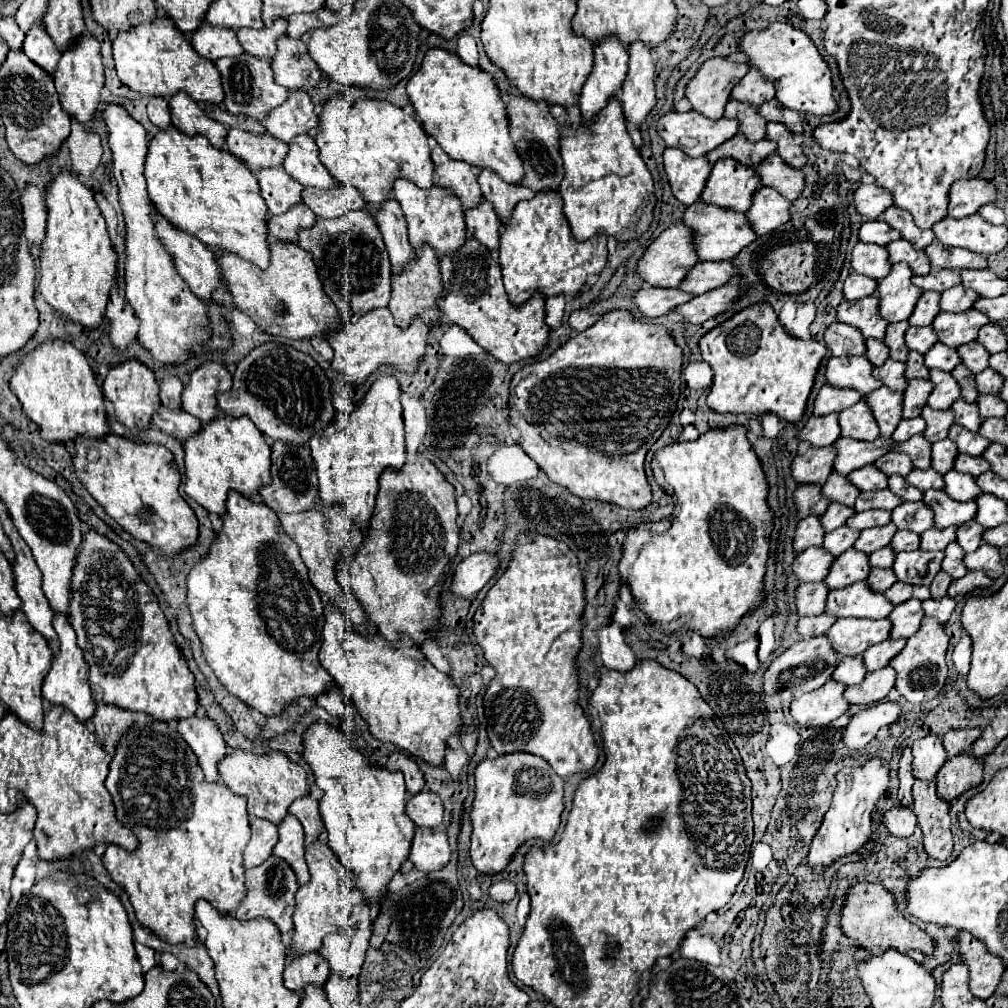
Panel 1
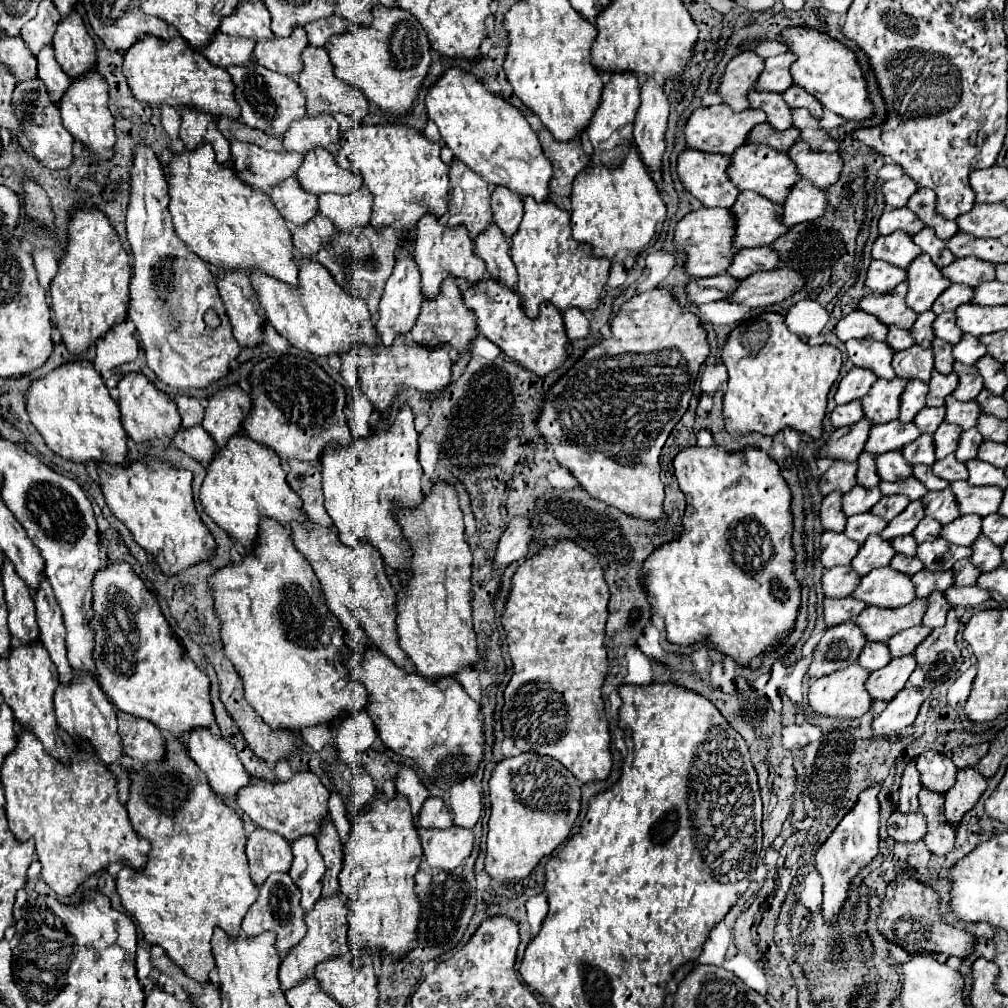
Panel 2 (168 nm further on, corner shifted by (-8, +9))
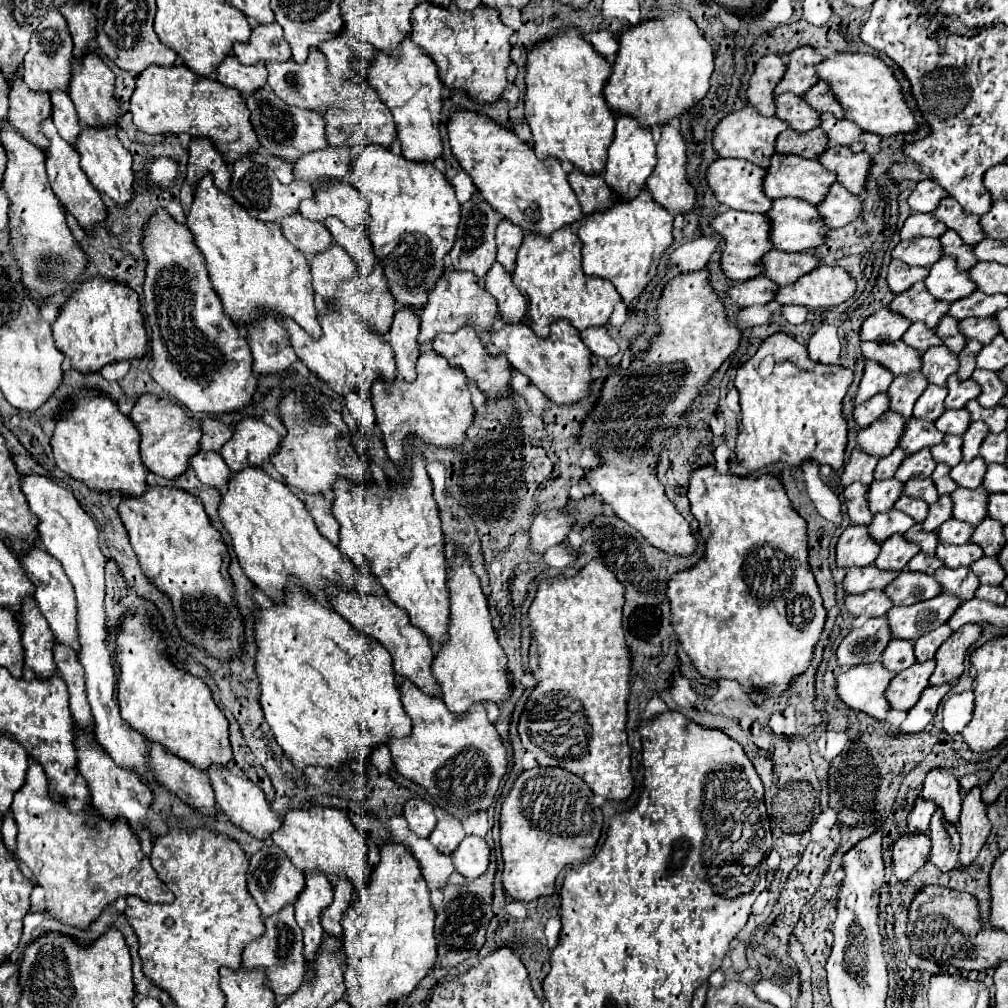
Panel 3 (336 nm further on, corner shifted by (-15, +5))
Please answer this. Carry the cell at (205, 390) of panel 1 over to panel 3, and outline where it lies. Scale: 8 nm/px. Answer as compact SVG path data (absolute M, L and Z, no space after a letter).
M242 418L236 422L232 438L222 446L220 454L232 472L248 466L262 466L278 448L280 436L262 418Z

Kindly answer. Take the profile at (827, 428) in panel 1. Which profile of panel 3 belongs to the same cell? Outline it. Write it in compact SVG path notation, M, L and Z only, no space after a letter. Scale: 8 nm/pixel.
M876 394L868 398L866 402L858 404L852 412L852 418L860 428L864 428L864 426L870 426L874 420L878 420L886 410L888 410L888 396Z

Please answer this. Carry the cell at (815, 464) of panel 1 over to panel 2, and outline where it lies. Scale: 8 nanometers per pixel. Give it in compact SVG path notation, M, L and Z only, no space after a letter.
M861 418L857 424L837 428L819 452L819 458L857 462L859 454L865 450L865 442L869 438L871 428L873 422L869 422L869 418Z

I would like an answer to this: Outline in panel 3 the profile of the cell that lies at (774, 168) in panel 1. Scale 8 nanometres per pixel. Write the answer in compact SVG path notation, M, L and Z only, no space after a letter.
M828 146L824 154L816 156L818 162L822 162L824 168L836 174L836 180L852 194L860 194L864 190L870 156L866 152L850 152L848 146Z

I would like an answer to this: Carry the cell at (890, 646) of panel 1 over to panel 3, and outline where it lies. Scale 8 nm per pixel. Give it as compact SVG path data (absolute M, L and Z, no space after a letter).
M942 624L940 628L936 628L936 630L932 630L932 632L924 634L924 636L920 636L920 638L914 642L916 662L932 660L934 654L936 654L936 650L938 650L938 646L940 646L950 634L952 634L952 630L950 630L946 624Z

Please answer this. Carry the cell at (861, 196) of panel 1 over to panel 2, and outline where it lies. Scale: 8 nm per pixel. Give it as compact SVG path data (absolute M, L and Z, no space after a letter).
M903 176L899 180L889 180L883 184L883 194L885 194L885 204L887 208L903 208L907 206L909 198L919 190L919 186L909 178Z

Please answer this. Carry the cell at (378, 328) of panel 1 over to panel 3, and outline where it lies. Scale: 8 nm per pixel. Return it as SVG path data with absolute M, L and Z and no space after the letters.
M422 352L418 356L416 380L412 382L404 382L404 378L384 382L378 378L372 386L372 406L386 452L400 466L404 462L404 444L408 438L422 438L434 446L456 448L464 442L464 434L474 416L464 372L456 370L456 366L450 366L448 360L436 352Z

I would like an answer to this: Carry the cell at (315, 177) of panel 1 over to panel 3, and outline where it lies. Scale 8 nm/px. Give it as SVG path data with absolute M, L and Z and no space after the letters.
M336 182L336 186L316 190L316 198L304 198L298 210L302 216L318 222L324 222L328 216L338 216L350 228L368 226L368 204L350 182Z

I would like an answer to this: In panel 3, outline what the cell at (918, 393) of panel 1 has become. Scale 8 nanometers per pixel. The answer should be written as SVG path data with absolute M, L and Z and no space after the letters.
M954 374L946 382L948 396L944 400L946 408L964 408L968 400L974 400L980 394L980 386L968 378L968 380L958 380Z

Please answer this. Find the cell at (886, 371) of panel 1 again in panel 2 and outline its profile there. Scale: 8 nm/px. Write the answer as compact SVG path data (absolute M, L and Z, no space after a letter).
M919 344L895 352L893 356L893 368L897 374L901 374L899 378L907 378L907 380L921 380L921 382L929 382L931 380L931 370L933 370L933 350L925 350Z

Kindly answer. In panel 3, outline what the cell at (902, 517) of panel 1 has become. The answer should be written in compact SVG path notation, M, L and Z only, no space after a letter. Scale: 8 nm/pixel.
M980 486L976 490L958 488L952 492L952 518L960 522L968 522L976 526L980 520L986 518L986 504L988 504L988 492Z

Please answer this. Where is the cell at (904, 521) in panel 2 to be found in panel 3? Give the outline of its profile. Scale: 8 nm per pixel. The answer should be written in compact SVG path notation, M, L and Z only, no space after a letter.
M940 496L938 502L930 504L928 508L928 518L922 522L922 530L936 532L942 522L952 518L952 500L948 496Z

